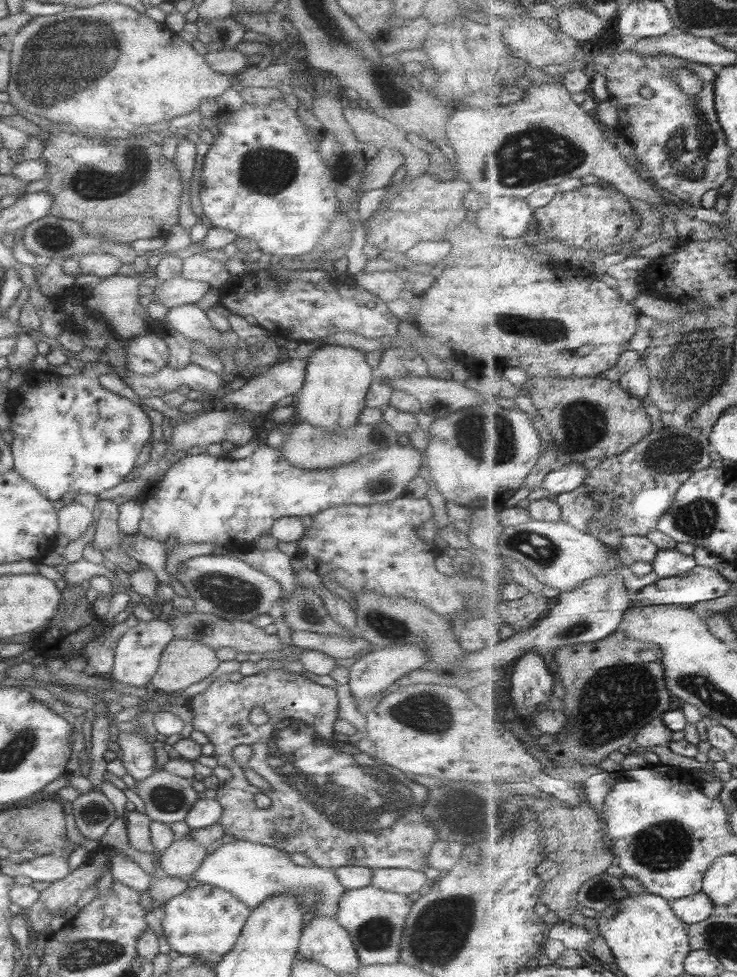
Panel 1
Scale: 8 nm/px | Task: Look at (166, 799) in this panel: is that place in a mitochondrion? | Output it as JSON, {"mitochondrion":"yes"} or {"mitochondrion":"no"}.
{"mitochondrion":"yes"}

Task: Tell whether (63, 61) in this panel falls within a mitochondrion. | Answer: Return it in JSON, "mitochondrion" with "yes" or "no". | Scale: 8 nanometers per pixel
{"mitochondrion":"yes"}

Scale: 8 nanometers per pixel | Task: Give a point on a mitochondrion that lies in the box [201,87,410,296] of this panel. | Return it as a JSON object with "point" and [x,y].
{"point":[266,174]}

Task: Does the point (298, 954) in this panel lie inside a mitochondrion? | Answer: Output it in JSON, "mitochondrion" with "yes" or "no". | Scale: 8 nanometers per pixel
{"mitochondrion":"no"}

